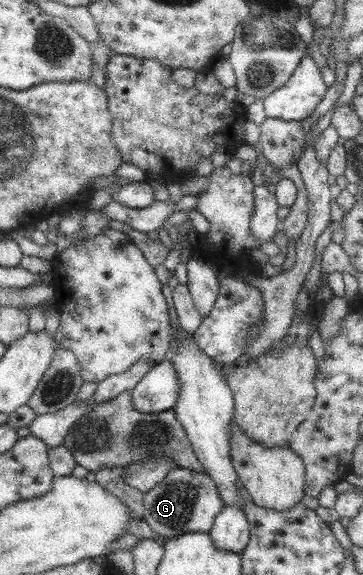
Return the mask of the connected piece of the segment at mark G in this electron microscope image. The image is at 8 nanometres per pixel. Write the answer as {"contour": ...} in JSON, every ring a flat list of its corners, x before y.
{"contour":[[173,467,160,484,144,493,143,508,141,519,154,534,168,539,186,533,208,533,214,518,224,509,224,500,217,485,205,473]]}

